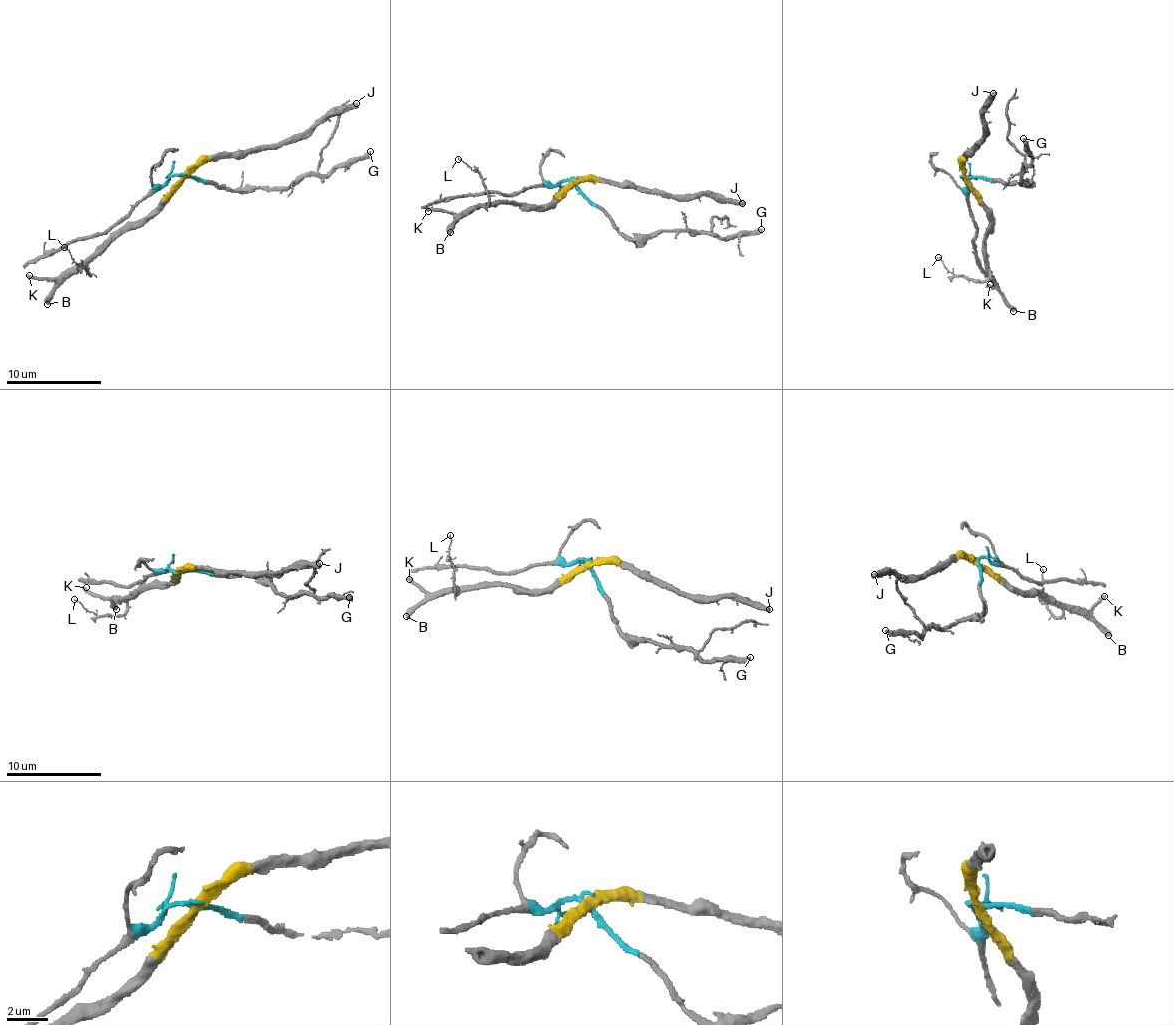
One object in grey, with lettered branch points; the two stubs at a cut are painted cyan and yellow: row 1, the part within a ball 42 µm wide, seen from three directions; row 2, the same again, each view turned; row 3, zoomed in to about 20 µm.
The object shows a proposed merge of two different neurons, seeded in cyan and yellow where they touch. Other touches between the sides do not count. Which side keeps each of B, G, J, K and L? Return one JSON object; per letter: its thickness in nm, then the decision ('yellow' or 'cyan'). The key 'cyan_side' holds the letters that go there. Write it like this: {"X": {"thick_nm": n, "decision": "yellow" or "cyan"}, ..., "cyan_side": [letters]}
{"B": {"thick_nm": 400, "decision": "yellow"}, "G": {"thick_nm": 360, "decision": "cyan"}, "J": {"thick_nm": 440, "decision": "yellow"}, "K": {"thick_nm": 240, "decision": "yellow"}, "L": {"thick_nm": 90, "decision": "yellow"}, "cyan_side": ["G"]}

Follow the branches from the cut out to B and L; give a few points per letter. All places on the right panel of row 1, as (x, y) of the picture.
B: (965, 177), (967, 187), (989, 212), (984, 238), (984, 269), (1013, 311)
L: (965, 177), (967, 187), (989, 212), (983, 261), (989, 275), (975, 280), (953, 274), (938, 258)

